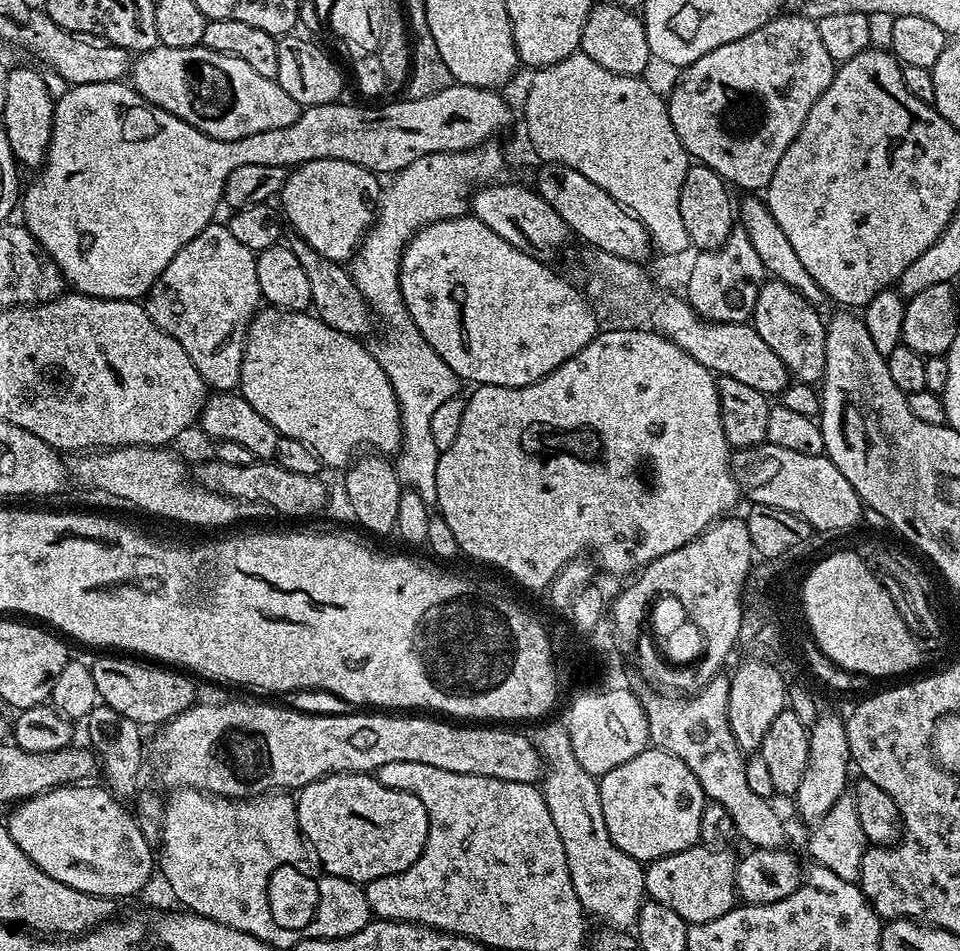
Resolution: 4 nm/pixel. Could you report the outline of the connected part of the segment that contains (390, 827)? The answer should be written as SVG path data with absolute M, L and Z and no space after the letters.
M335 772L333 776L324 776L299 789L295 801L298 826L305 845L327 875L346 878L363 886L374 878L386 878L414 866L426 846L426 806L422 806L414 794L382 786L375 775L367 772Z

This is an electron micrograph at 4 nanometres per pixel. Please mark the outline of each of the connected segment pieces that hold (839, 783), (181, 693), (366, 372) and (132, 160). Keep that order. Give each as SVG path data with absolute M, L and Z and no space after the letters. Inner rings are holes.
M817 715L808 733L810 758L806 766L806 774L802 774L802 783L794 794L796 812L811 826L827 814L834 802L845 795L848 784L848 768L850 769L850 746L848 745L848 730L843 719L836 716Z
M100 654L96 661L91 661L90 667L96 694L102 703L141 726L165 724L167 720L173 720L175 716L191 708L198 700L197 681L172 666L145 662L140 658L125 658L120 654Z
M271 306L261 307L257 311L252 318L252 323L248 326L248 337L244 339L244 357L242 358L242 374L240 375L238 392L246 402L250 402L250 406L254 410L258 410L258 414L262 414L262 418L266 418L266 422L270 422L270 426L274 426L276 432L286 438L298 438L298 442L310 446L310 450L314 450L314 454L318 454L321 465L325 469L347 469L357 453L364 449L371 450L376 454L399 453L400 407L398 406L398 398L394 394L394 386L390 386L390 378L386 378L386 370L382 370L382 366L378 366L373 349L369 345L367 348L364 342L361 342L357 337L342 334L338 330L334 330L334 326L326 326L326 322L322 322L319 316L311 311L283 312L281 308Z
M453 82L446 90L442 90L442 94L434 94L430 98L418 98L417 100L401 98L401 100L394 101L393 104L384 104L381 108L359 108L356 104L344 104L345 102L313 104L305 107L301 111L300 117L290 126L282 126L278 130L270 130L262 134L250 134L246 138L238 138L237 140L219 140L218 138L210 138L202 130L187 124L182 118L146 102L146 98L138 95L136 89L127 83L73 84L66 94L62 94L55 101L56 109L54 110L50 142L48 143L48 154L39 169L38 175L40 177L29 188L27 185L22 192L22 208L24 206L22 223L30 235L48 251L50 259L56 263L65 281L75 291L81 292L84 296L93 296L103 300L123 298L139 301L141 298L147 297L148 291L152 289L152 283L162 274L164 265L170 262L170 258L174 258L174 254L178 254L178 250L182 250L182 246L186 246L188 240L193 240L195 236L202 234L206 225L217 219L216 207L221 207L226 178L230 178L230 174L234 170L238 170L238 166L269 164L284 168L285 166L299 166L311 160L341 160L342 162L354 162L354 166L362 166L377 174L383 174L383 172L398 174L403 168L410 166L410 162L414 162L426 154L469 152L470 149L479 148L496 138L496 135L512 120L512 112L500 95L499 91L490 88L475 88Z

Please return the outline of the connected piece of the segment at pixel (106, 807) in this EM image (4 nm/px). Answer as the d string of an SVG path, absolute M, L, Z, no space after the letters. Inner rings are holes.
M92 782L66 784L63 788L52 788L29 800L19 801L6 817L8 833L14 842L18 842L18 850L38 866L50 878L62 882L79 892L121 898L140 892L148 884L152 872L154 876L154 848L148 844L140 830L133 813L121 801L117 800L107 788Z

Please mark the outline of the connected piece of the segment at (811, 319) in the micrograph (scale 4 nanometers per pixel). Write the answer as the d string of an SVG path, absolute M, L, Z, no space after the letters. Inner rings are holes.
M768 278L758 290L758 302L750 314L752 327L762 334L762 342L782 358L789 377L813 386L823 381L826 366L826 320L816 312L819 312L817 305L802 298L798 290L786 286L786 282Z

